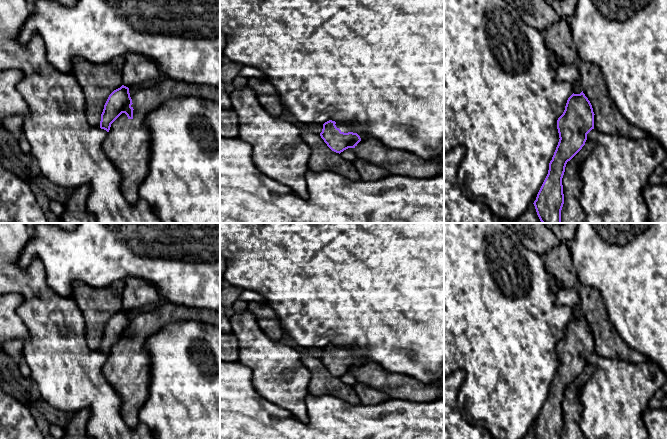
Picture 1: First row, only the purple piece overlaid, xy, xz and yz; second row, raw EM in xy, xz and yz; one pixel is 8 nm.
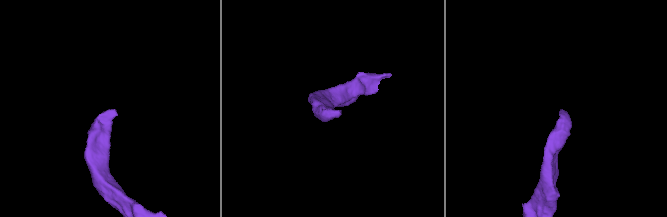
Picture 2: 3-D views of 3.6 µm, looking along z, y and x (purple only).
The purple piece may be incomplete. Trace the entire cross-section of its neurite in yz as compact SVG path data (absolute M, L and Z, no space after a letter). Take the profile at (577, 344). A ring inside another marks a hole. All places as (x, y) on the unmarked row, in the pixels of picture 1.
M583 315L580 318L572 318L566 327L563 338L557 344L559 366L549 387L548 398L537 418L534 430L537 439L561 439L564 428L562 402L565 391L585 369L587 358L594 353L594 336L592 329Z

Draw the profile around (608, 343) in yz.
M560 242L543 257L546 270L560 281L564 288L574 290L579 296L582 315L590 325L594 336L594 353L608 358L644 365L650 359L631 349L621 338L609 318L598 290L584 285L572 264L567 243Z

